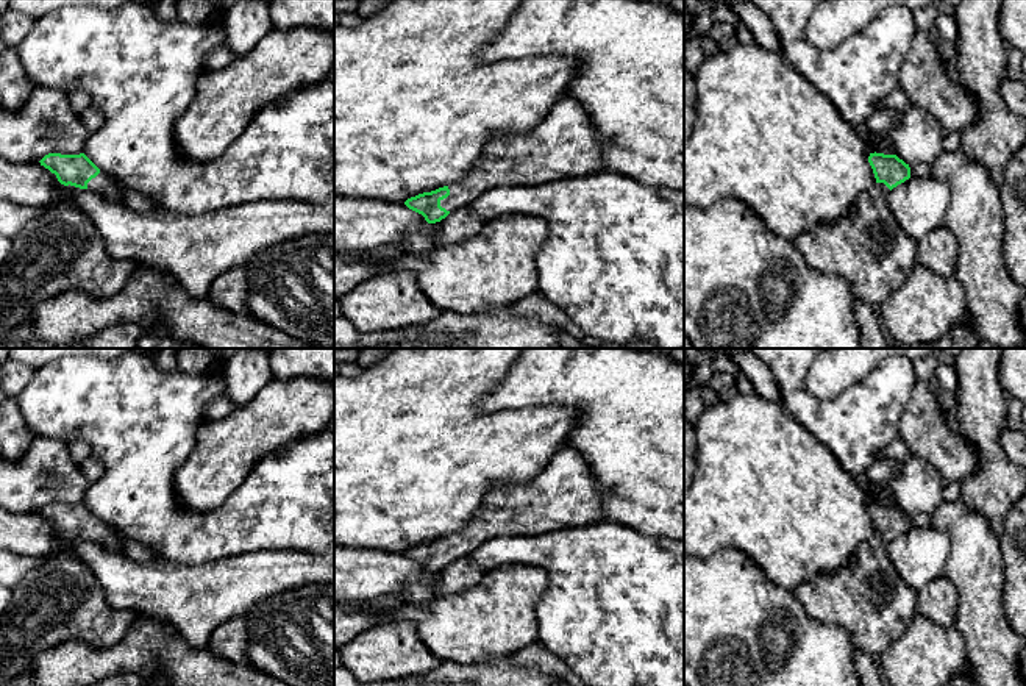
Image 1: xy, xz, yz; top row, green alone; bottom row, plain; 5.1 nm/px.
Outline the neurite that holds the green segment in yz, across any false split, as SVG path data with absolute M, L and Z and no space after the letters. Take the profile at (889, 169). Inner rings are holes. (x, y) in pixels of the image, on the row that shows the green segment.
M870 153L876 183L865 189L834 222L818 223L793 244L806 263L823 275L846 280L857 302L881 306L906 280L917 263L917 241L907 236L889 208L889 194L910 178L910 167L896 155Z

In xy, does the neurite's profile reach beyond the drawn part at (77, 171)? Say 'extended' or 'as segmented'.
extended

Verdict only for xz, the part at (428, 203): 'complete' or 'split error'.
split error

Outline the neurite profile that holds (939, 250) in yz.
M943 223L917 242L917 261L937 275L956 275L959 244Z

